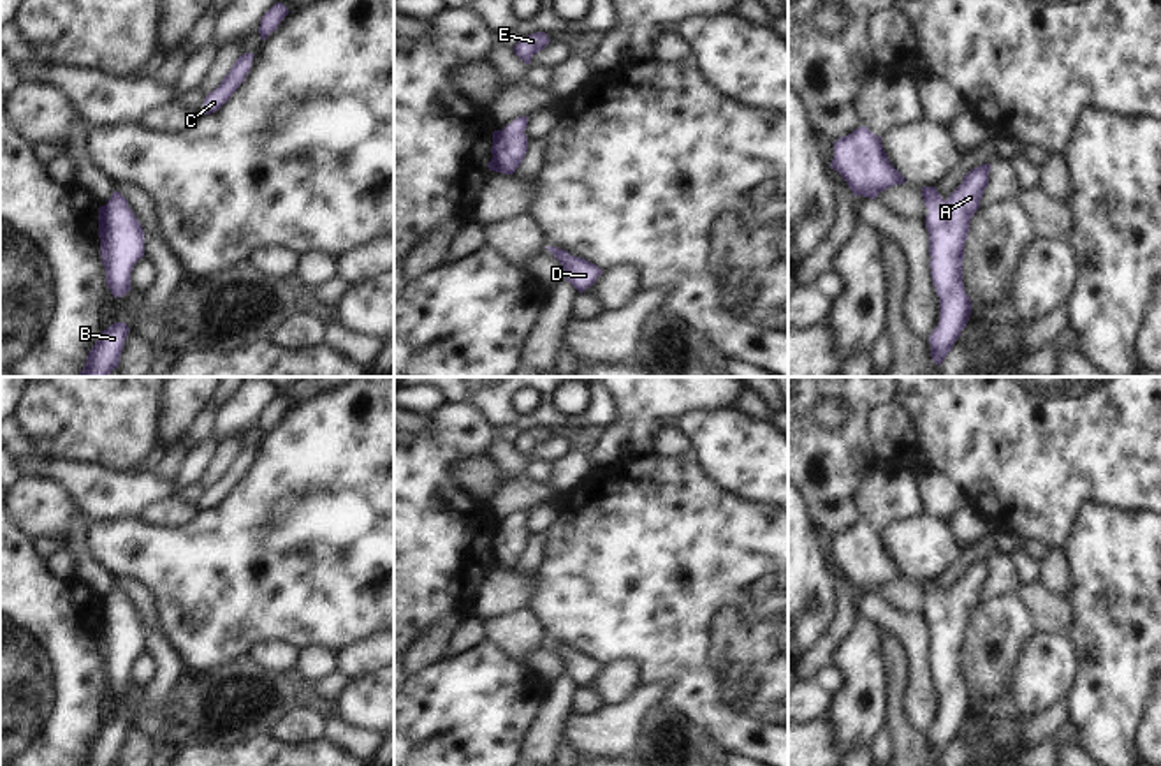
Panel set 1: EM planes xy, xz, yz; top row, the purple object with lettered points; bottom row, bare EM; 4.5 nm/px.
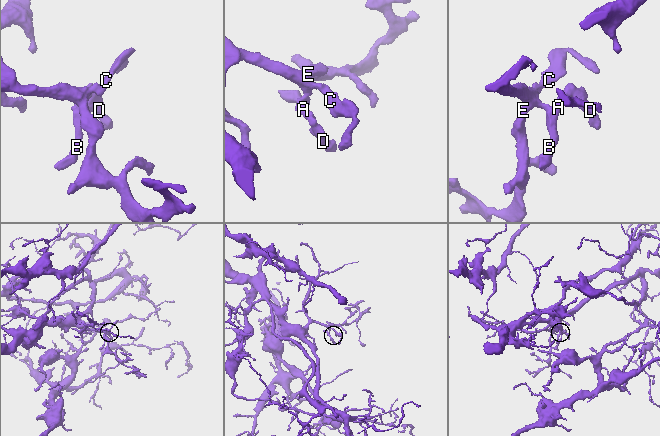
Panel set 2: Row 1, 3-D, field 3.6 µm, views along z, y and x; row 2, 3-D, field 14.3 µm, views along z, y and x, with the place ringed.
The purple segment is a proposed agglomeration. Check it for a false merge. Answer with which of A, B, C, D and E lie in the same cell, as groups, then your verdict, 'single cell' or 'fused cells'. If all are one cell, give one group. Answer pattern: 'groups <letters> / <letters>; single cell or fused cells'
groups A B C D E; single cell

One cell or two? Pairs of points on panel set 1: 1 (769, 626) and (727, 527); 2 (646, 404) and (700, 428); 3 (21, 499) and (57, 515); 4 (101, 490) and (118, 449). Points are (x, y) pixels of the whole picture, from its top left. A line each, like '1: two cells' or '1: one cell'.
1: one cell
2: two cells
3: one cell
4: two cells

